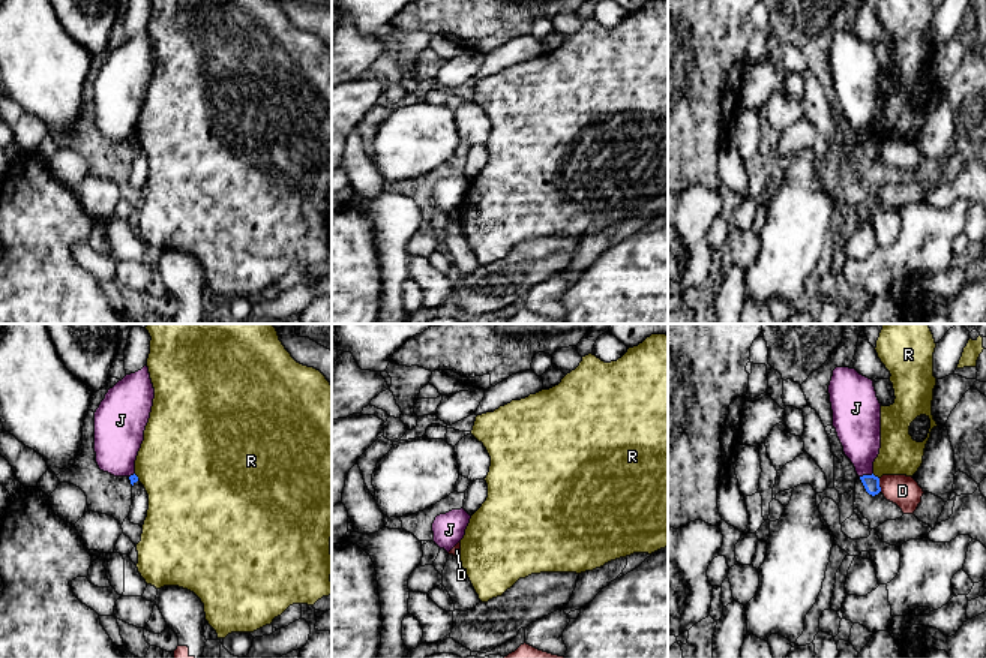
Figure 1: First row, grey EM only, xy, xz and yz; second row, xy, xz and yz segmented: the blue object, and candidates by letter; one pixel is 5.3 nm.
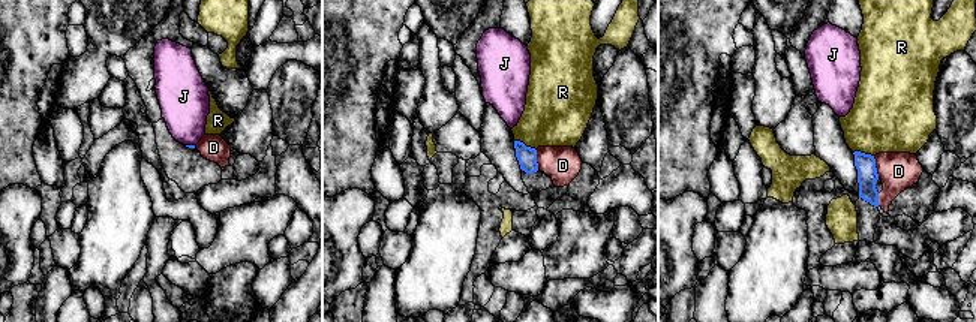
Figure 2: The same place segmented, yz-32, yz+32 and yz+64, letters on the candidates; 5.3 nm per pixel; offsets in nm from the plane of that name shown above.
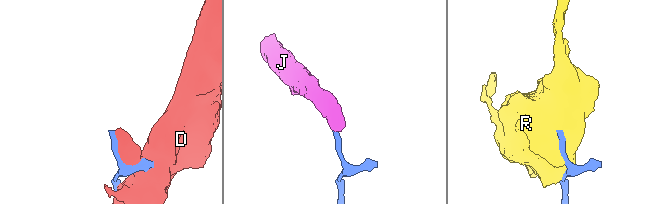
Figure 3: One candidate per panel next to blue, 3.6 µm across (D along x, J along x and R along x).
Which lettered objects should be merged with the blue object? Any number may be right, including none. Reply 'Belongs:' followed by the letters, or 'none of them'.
Belongs: none of them

